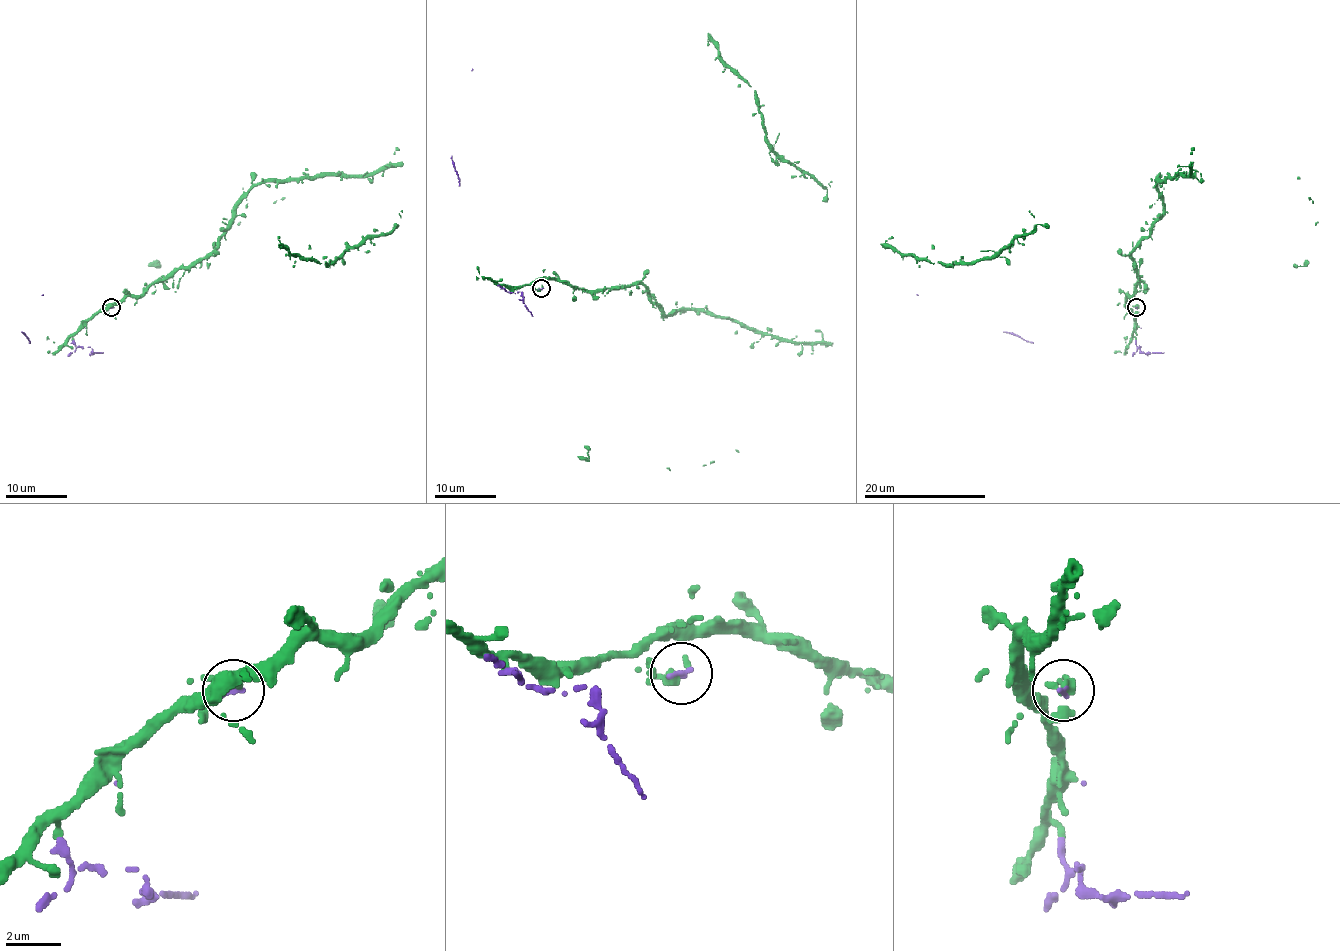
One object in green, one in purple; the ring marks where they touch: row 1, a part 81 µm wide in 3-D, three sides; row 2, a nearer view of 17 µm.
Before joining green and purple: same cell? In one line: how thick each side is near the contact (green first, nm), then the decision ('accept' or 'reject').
400/170 nm | accept

